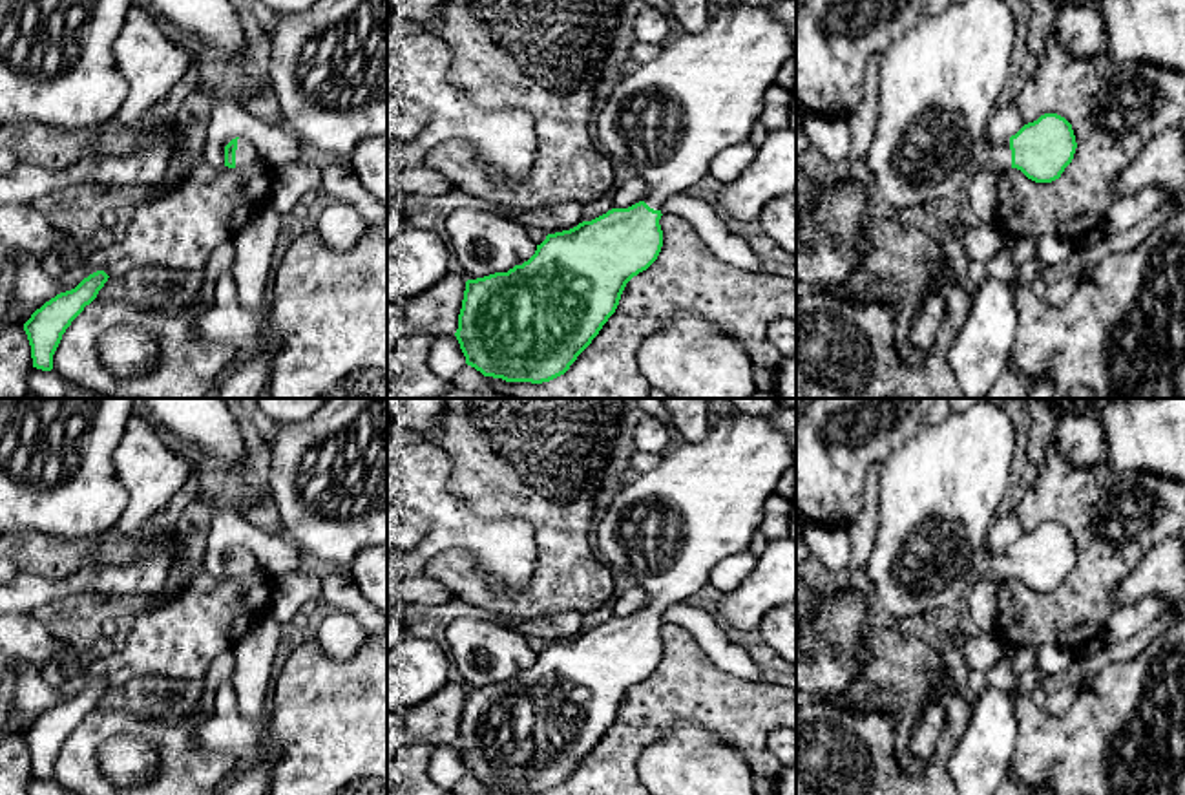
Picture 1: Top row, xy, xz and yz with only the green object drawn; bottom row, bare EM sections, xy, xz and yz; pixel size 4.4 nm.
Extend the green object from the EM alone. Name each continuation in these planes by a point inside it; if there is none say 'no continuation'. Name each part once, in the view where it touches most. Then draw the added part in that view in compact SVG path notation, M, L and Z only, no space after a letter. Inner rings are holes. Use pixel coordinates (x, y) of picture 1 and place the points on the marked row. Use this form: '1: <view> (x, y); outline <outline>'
1: xy (247, 152); outline M246 137L237 139L236 168L246 168L263 159L267 159L267 157L259 152L257 144L254 144Z

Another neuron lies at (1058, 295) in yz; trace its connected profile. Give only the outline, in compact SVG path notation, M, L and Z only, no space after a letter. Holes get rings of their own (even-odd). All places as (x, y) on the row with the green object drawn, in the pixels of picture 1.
M1070 276L1055 281L1054 285L1050 285L1046 289L1046 296L1044 300L1052 305L1052 307L1064 307L1068 303L1068 300L1072 298L1074 291L1077 287L1077 281Z

